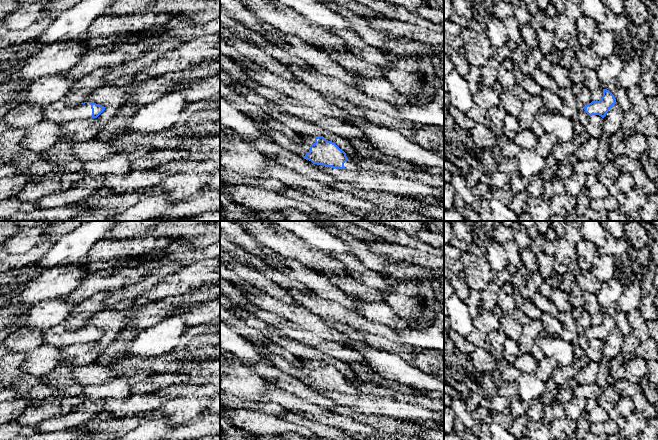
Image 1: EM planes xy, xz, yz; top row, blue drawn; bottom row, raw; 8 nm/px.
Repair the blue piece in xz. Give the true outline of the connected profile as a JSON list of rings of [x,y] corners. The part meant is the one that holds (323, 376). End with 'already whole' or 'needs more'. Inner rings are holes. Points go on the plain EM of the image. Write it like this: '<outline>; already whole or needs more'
[[[260,346],[258,351],[268,358],[273,367],[302,380],[313,388],[339,393],[360,393],[359,390],[350,385],[346,377],[335,367],[326,364],[323,360],[302,359],[300,365],[288,362],[283,357],[269,351],[269,347]]]; needs more

